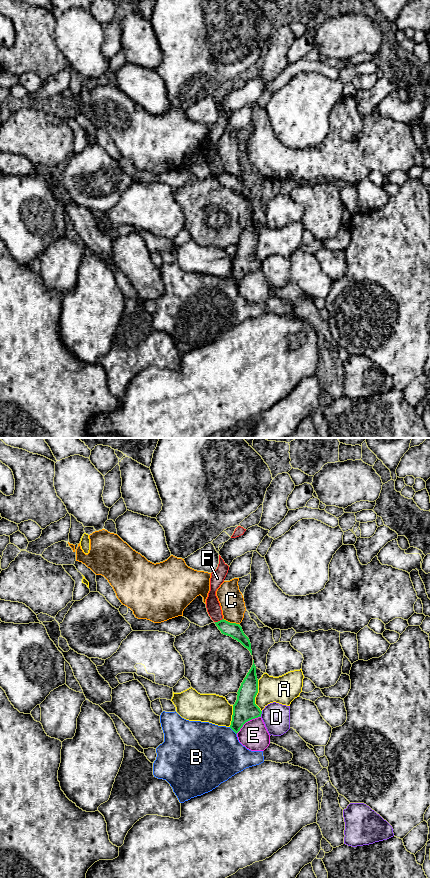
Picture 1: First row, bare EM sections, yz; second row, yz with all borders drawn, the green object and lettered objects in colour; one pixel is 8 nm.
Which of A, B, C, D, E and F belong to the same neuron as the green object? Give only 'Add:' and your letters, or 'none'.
Add: none

